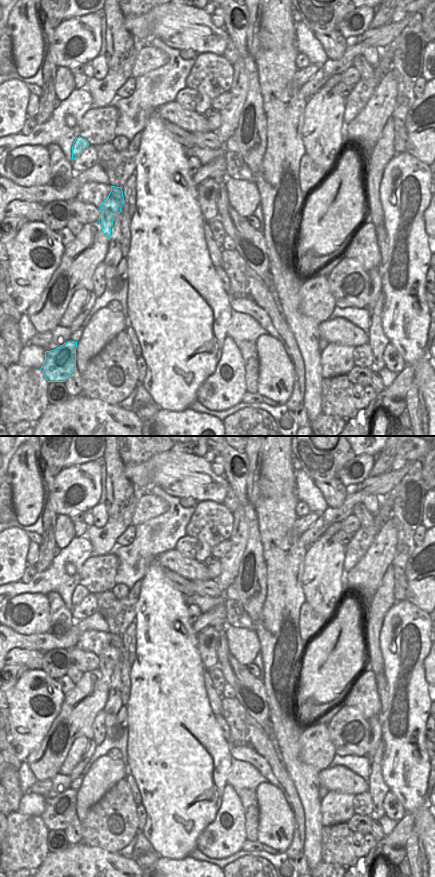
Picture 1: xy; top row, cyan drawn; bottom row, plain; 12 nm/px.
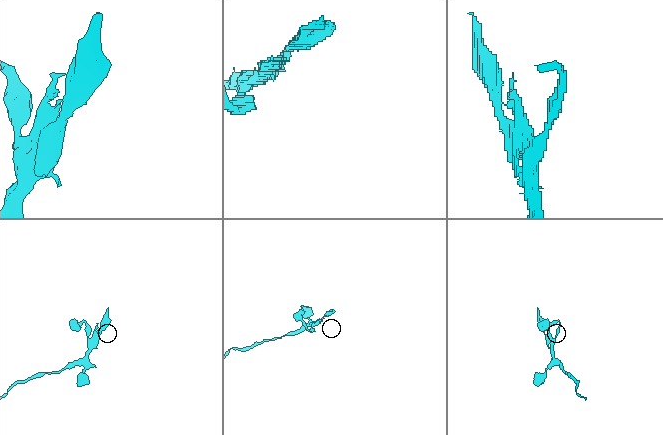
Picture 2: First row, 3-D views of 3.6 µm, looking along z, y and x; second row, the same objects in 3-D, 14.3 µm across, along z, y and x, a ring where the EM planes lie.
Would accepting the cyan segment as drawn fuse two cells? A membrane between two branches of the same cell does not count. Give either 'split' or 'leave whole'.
leave whole

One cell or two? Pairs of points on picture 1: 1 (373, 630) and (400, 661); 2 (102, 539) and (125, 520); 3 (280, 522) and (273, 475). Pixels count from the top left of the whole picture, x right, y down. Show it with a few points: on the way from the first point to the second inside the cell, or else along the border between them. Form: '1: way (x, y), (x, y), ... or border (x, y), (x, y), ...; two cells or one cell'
1: border (385, 615), (380, 632), (380, 652), (383, 661); two cells
2: way (108, 534), (119, 525); one cell
3: way (277, 510), (277, 487); one cell

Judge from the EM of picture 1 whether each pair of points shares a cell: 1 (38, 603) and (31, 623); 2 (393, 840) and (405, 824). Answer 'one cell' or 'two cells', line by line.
1: one cell
2: one cell

